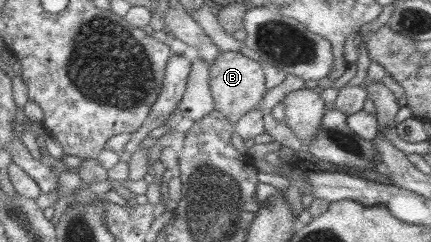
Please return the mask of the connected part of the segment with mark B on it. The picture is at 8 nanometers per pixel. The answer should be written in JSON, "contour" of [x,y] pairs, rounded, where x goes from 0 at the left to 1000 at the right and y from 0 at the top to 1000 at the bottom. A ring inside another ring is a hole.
{"contour":[[[513,211],[497,264],[485,277],[485,318],[497,450],[538,512],[589,455],[619,384],[610,264],[557,211]]]}

